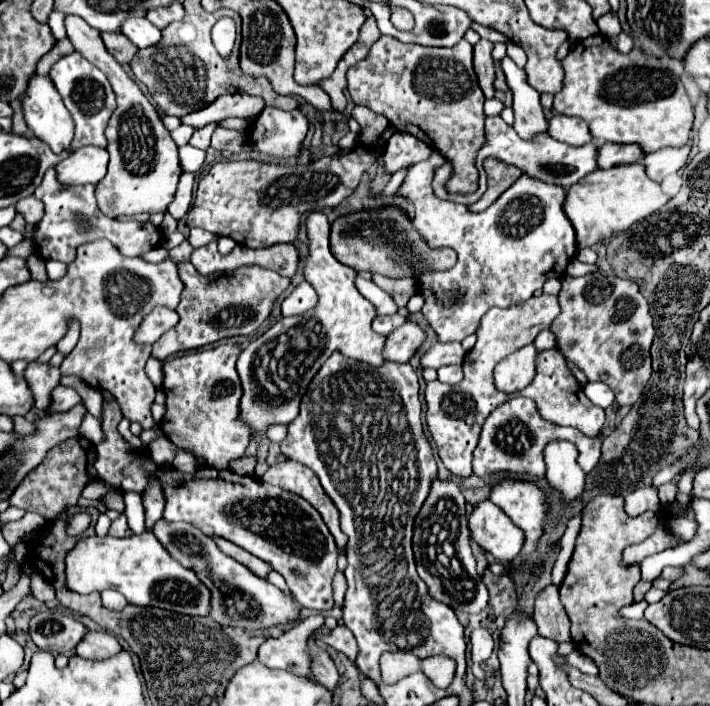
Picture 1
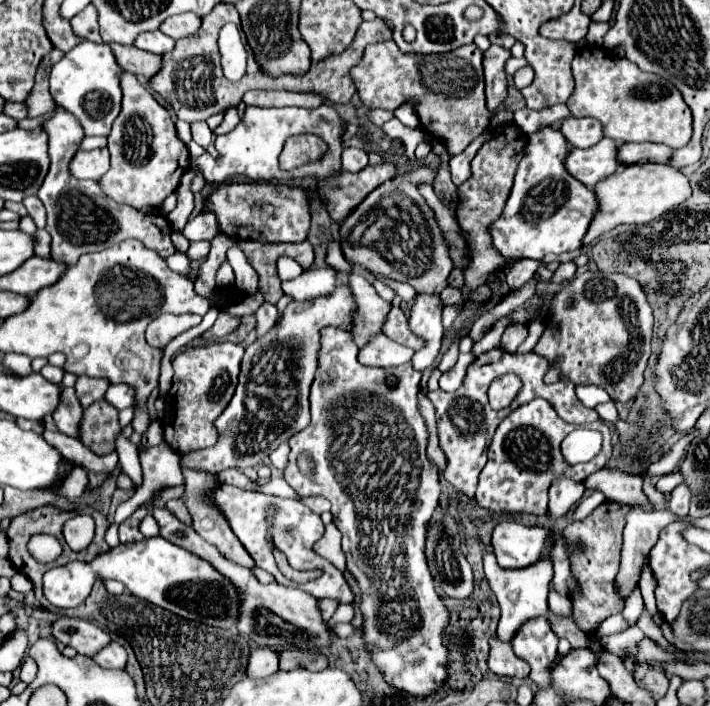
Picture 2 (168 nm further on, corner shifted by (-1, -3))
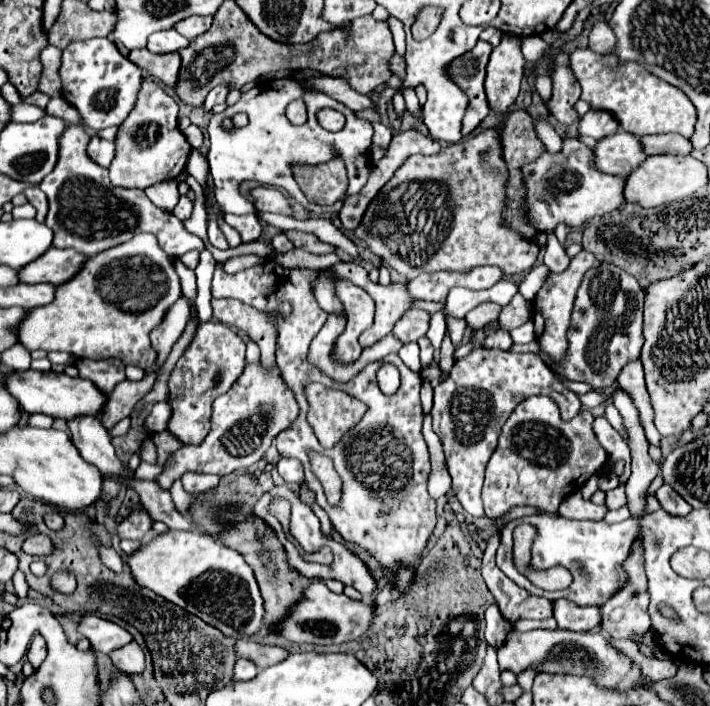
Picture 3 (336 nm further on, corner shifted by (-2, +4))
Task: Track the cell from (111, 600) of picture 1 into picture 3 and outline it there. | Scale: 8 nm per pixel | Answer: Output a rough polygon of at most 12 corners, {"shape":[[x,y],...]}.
{"shape":[[101,546],[101,560],[109,570],[121,574],[123,558],[115,548]]}

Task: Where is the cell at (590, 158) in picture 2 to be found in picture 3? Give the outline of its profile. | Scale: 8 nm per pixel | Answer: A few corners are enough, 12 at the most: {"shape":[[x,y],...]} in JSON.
{"shape":[[617,132],[597,142],[593,166],[625,178],[643,160],[639,140]]}

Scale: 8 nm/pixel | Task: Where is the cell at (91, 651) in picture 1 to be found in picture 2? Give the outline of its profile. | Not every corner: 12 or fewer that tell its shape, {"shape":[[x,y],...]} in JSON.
{"shape":[[120,643],[106,645],[94,657],[104,669],[124,669],[128,653]]}

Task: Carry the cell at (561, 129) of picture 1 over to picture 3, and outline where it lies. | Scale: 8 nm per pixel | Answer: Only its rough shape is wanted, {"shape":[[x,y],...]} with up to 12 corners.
{"shape":[[589,110],[579,118],[579,136],[601,140],[617,132],[609,112]]}

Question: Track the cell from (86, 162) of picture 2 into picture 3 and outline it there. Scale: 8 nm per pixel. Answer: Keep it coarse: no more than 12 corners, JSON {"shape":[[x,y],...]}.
{"shape":[[91,138],[87,154],[107,168],[115,156],[115,144]]}

